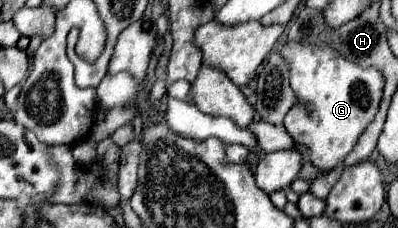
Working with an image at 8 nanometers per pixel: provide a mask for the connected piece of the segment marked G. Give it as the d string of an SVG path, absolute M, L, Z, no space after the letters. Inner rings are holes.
M286 43L282 55L290 63L290 85L298 99L298 103L288 111L283 120L284 129L290 133L296 145L308 147L310 163L314 167L318 167L320 171L330 171L340 161L344 161L344 157L356 145L362 129L366 129L366 125L374 119L374 113L378 111L378 101L382 97L382 75L376 69L362 69L342 59L328 45L312 47L302 43Z

